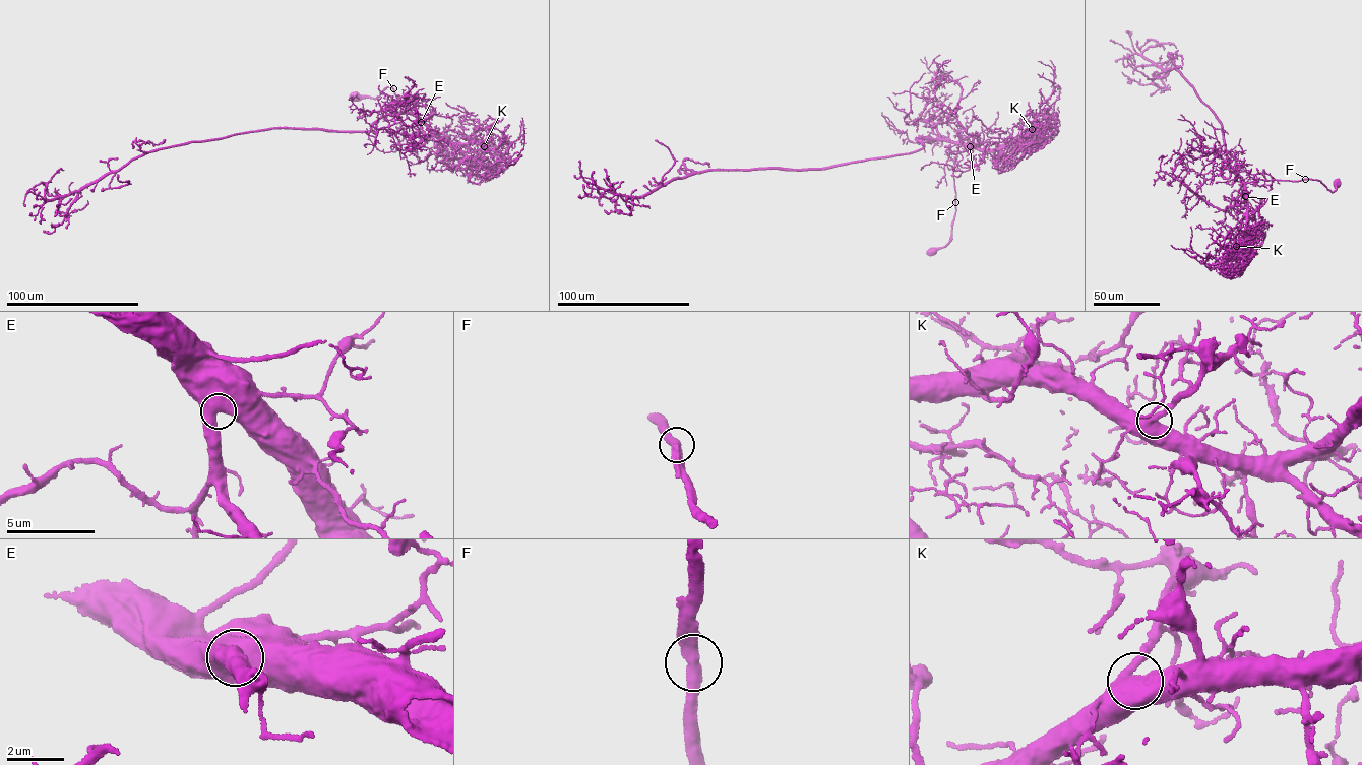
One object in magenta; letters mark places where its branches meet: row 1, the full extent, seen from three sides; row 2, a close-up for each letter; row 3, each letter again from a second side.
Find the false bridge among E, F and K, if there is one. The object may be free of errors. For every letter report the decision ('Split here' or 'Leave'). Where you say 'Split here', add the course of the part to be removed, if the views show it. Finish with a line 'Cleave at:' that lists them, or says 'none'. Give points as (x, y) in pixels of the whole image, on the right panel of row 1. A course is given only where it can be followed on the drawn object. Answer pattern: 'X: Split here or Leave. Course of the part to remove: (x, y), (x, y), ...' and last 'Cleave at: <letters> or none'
E: Leave
F: Leave
K: Leave
Cleave at: none

